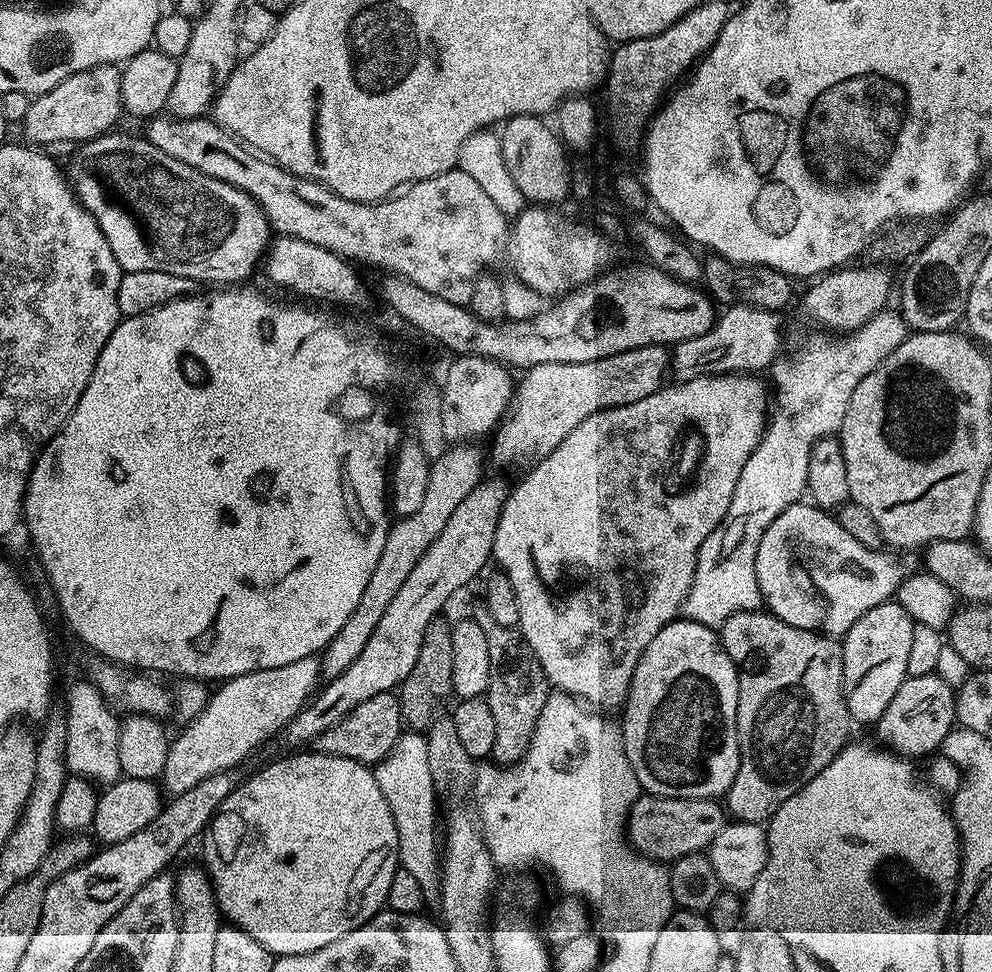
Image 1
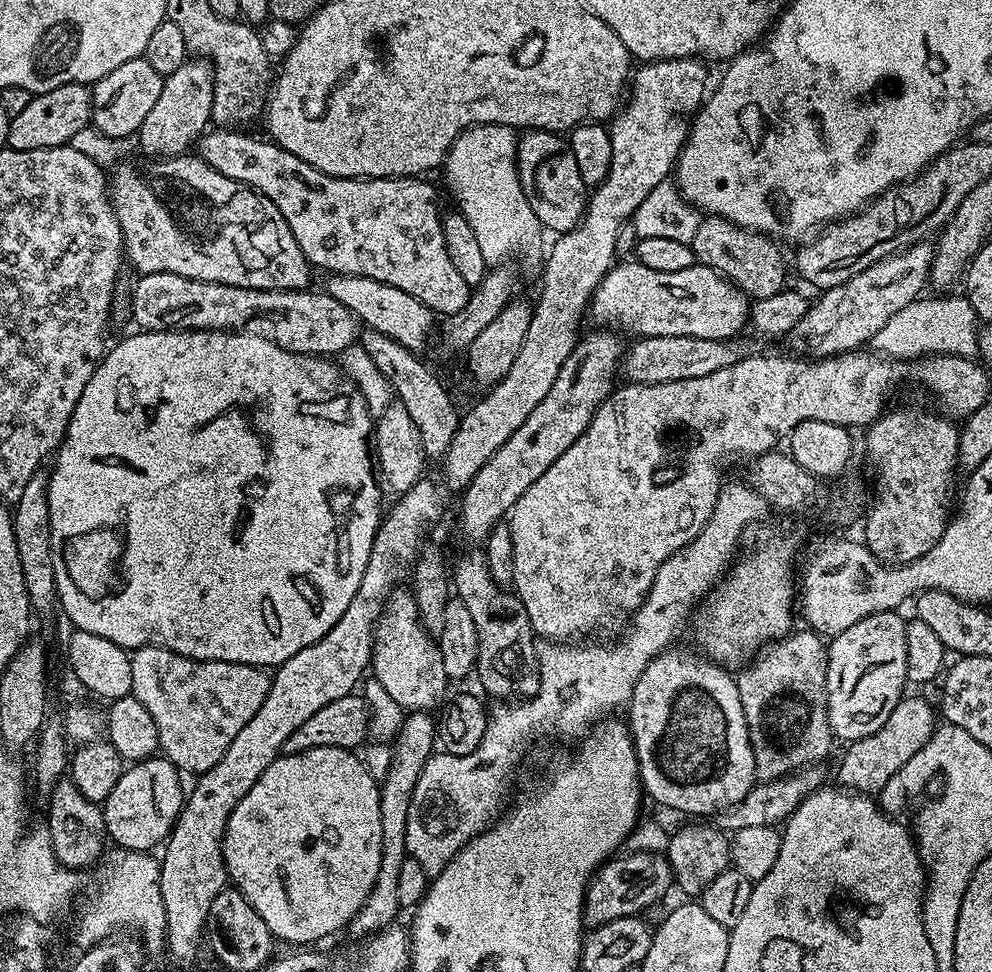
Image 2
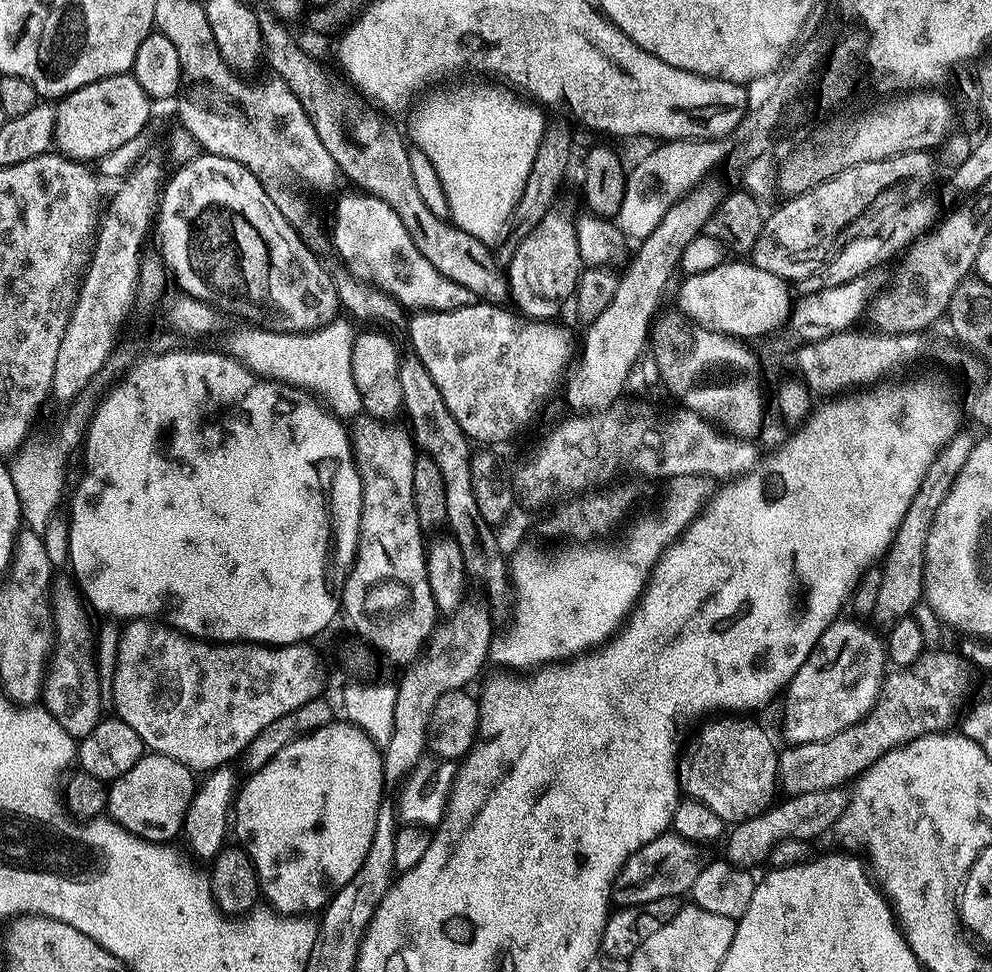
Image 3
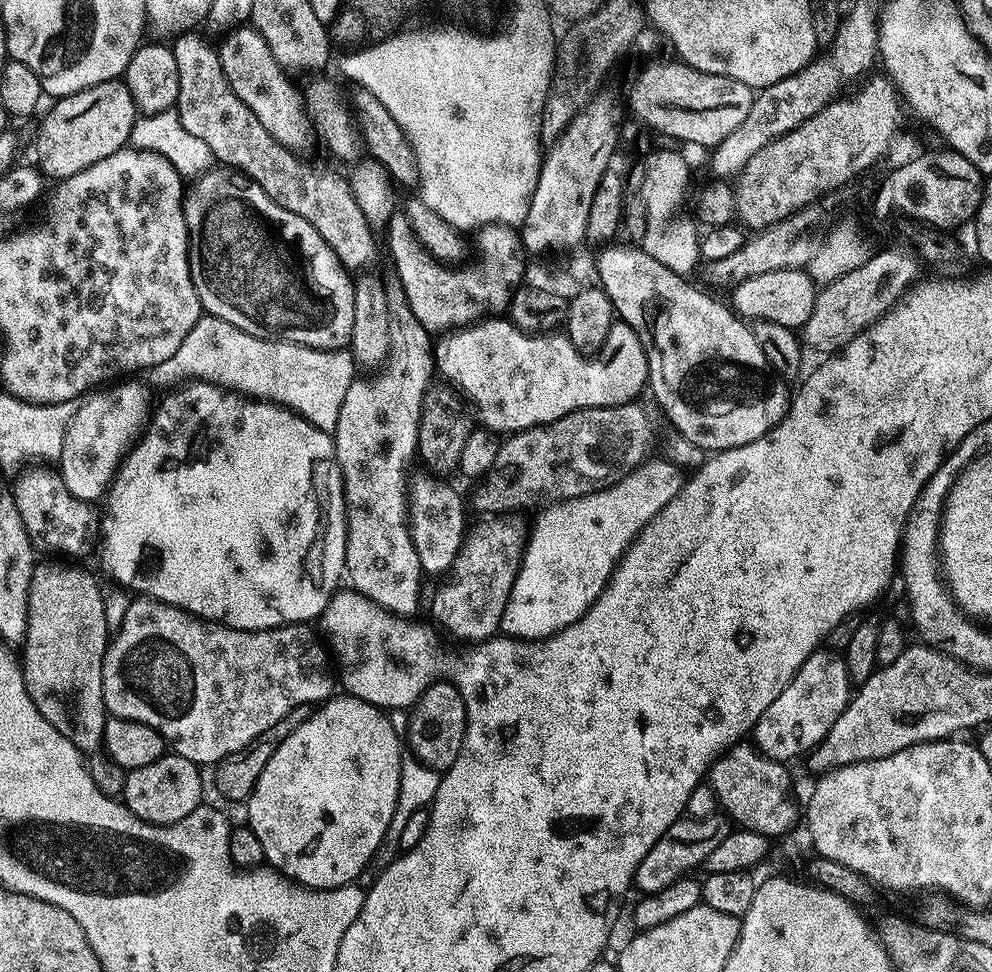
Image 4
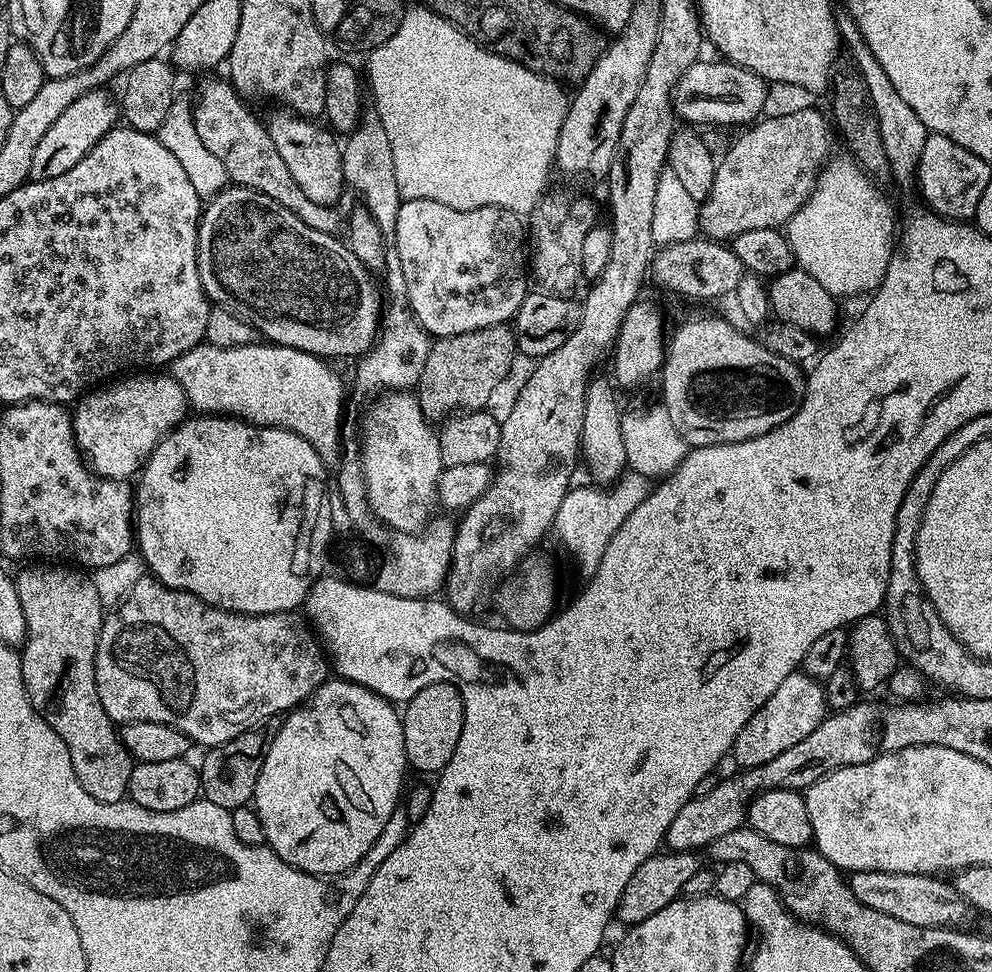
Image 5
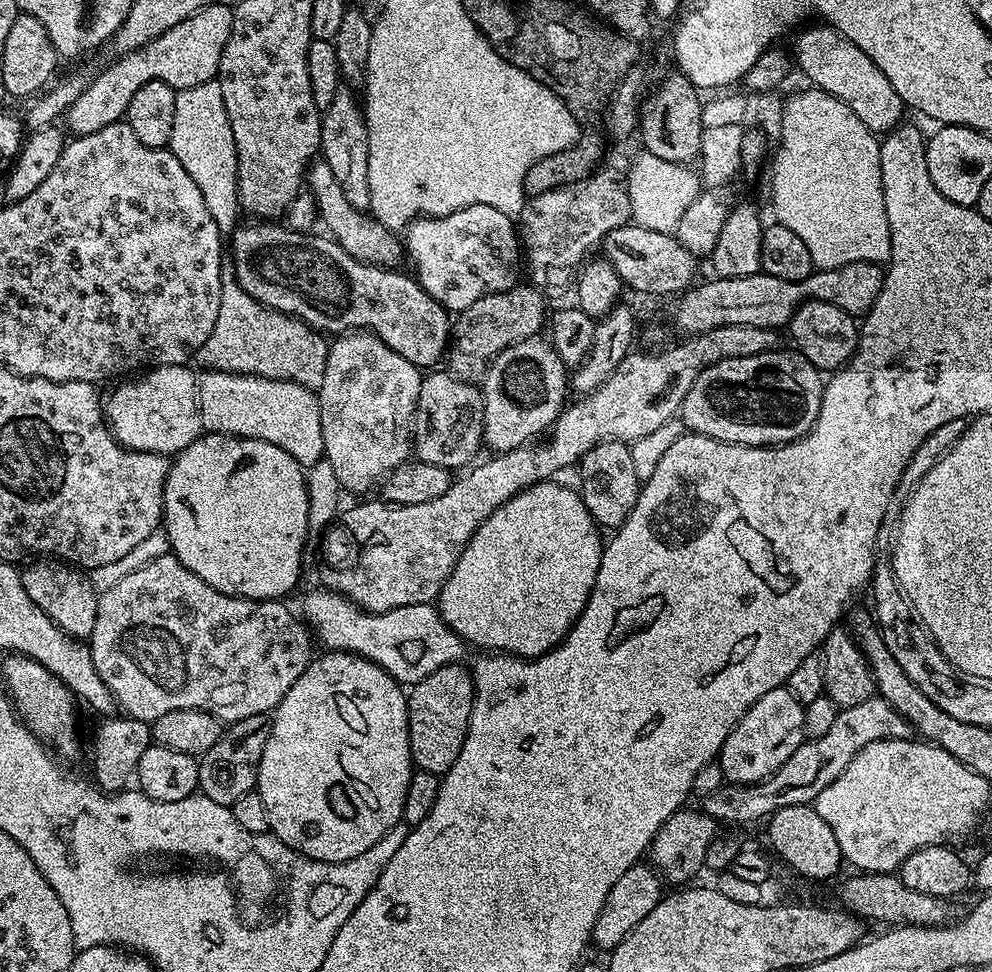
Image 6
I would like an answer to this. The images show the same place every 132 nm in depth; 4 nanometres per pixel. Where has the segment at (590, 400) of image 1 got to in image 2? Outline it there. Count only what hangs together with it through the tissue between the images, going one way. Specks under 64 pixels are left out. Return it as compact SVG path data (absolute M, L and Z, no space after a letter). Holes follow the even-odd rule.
M642 336L635 342L637 344L627 349L622 361L622 376L636 386L702 378L706 374L714 374L714 370L734 366L734 358L722 340L699 340L689 336Z

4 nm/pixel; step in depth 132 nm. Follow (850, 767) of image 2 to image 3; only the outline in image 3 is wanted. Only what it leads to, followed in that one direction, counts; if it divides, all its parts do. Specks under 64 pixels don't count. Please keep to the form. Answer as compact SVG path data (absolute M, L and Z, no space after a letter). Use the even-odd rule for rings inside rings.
M841 786L839 788L831 788L830 790L810 790L810 794L798 794L797 796L781 799L781 804L780 801L773 803L772 807L769 808L767 812L758 814L749 820L743 820L741 824L735 825L735 827L727 833L726 841L728 840L728 853L726 853L726 859L728 863L736 864L740 868L752 870L755 869L755 864L762 862L764 864L765 861L769 859L772 848L784 839L798 839L811 842L815 836L820 836L823 832L830 831L836 823L839 825L841 821L843 821L844 813L848 810L849 799L849 789Z

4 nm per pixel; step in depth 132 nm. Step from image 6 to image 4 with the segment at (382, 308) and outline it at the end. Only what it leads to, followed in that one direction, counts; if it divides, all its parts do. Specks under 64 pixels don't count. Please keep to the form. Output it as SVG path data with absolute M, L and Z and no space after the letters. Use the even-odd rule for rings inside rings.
M227 166L213 167L204 175L195 177L193 184L196 185L193 188L191 185L187 189L184 198L184 217L188 227L188 265L194 282L194 290L198 290L201 309L207 315L222 318L226 322L238 326L238 330L246 330L246 334L254 334L263 340L285 340L291 344L305 344L311 348L343 349L351 341L354 330L354 290L356 285L353 278L348 277L351 276L349 269L345 268L344 263L338 258L338 254L334 254L334 250L330 250L330 246L324 241L322 234L318 234L318 230L314 230L314 226L310 226L310 222L306 222L306 218L298 218L298 214L290 214L290 210L278 206L274 202L274 198L270 198L270 194L266 194L266 190L262 190L262 186L255 184L250 177Z

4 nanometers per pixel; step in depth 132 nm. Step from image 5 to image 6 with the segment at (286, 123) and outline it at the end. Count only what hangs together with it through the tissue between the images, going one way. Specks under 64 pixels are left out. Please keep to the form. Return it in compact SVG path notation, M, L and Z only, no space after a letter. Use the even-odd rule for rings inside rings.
M313 163L308 169L306 184L309 189L312 187L312 196L316 199L320 220L328 227L327 235L335 240L342 250L346 250L346 254L361 260L364 264L379 264L382 268L390 269L395 269L399 265L396 263L400 259L402 261L405 259L406 248L401 237L395 231L380 224L367 211L350 206L350 202L346 202L346 194L342 194L342 186L338 186L328 164Z

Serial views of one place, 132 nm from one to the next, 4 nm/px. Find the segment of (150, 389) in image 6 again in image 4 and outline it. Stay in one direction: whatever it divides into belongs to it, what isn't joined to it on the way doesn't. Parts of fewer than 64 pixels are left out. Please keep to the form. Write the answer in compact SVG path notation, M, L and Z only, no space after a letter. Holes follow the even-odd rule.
M127 380L93 391L78 405L63 436L62 454L56 461L60 480L76 500L91 503L101 499L115 476L116 469L127 449L150 414L145 388ZM122 383L122 384L120 384ZM102 391L102 392L100 392ZM137 431L137 432L136 432Z

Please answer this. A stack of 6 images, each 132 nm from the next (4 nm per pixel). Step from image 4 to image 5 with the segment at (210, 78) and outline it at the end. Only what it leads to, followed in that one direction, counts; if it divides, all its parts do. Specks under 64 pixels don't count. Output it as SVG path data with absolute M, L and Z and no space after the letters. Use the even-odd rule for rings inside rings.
M227 79L202 81L192 105L194 130L198 130L202 146L206 146L206 150L210 150L210 154L226 166L226 174L233 185L258 190L266 194L266 198L274 198L278 206L286 206L286 210L306 222L306 226L322 230L322 234L336 236L342 228L341 209L330 204L310 202L310 198L306 198L302 186L294 182L286 162L282 162L278 155L265 121L261 117L259 120L244 104L247 104L245 97L239 96Z

